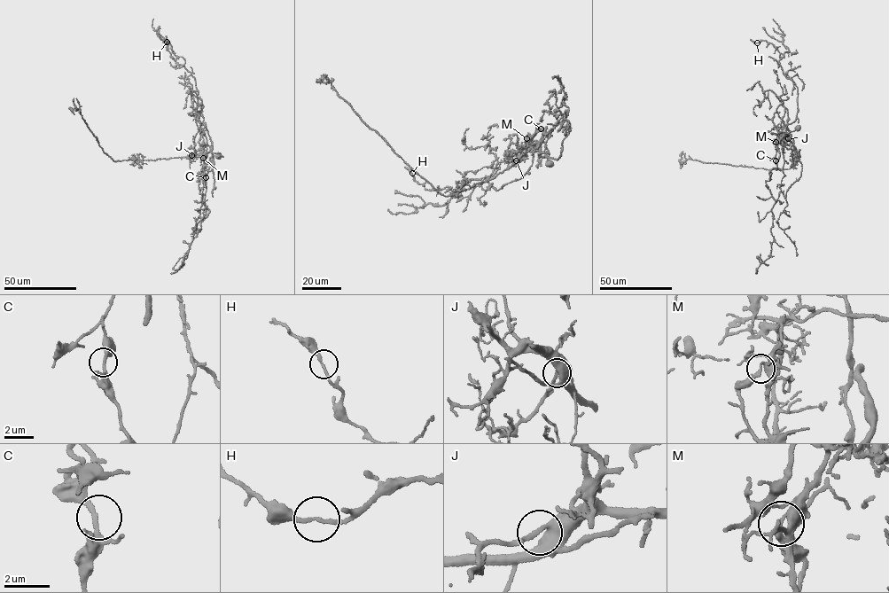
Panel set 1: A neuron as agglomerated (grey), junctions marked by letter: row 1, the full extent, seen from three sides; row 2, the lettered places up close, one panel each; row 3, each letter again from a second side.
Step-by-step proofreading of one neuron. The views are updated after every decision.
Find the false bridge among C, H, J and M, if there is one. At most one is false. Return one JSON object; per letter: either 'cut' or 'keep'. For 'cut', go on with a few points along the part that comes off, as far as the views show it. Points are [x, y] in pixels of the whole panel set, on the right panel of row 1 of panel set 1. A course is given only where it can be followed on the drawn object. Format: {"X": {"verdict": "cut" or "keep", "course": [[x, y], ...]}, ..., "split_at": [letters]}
{"C": {"verdict": "keep"}, "H": {"verdict": "keep"}, "J": {"verdict": "keep"}, "M": {"verdict": "cut", "course": [[775, 142], [780, 136], [795, 148], [797, 162], [789, 168], [757, 168], [689, 159], [682, 161], [681, 152]]}, "split_at": ["M"]}

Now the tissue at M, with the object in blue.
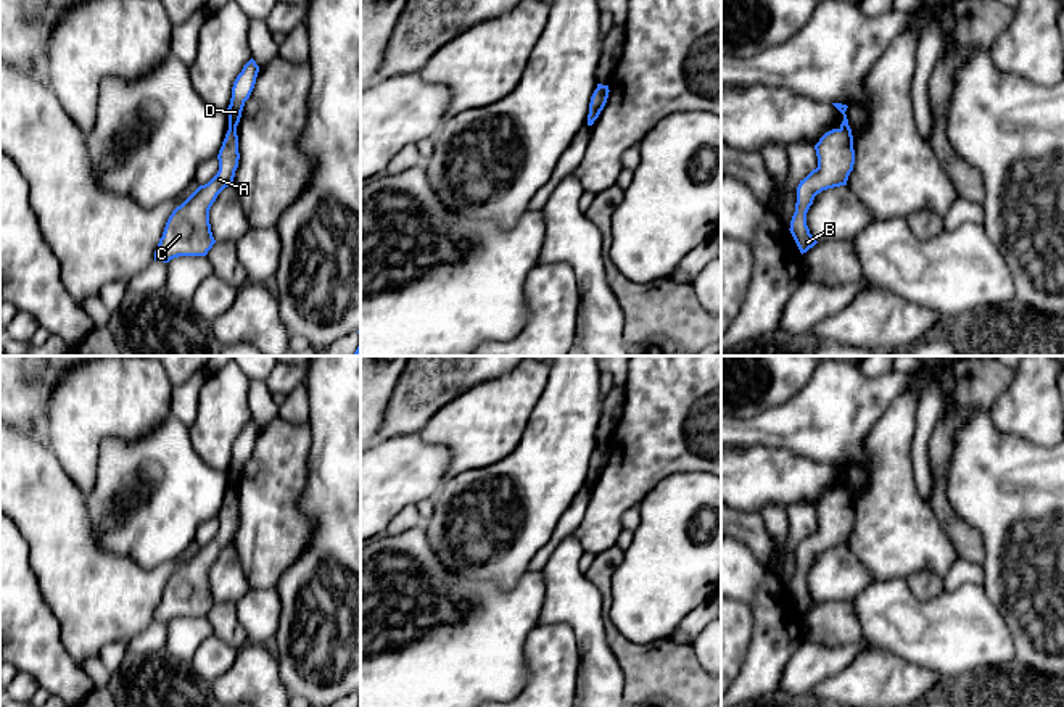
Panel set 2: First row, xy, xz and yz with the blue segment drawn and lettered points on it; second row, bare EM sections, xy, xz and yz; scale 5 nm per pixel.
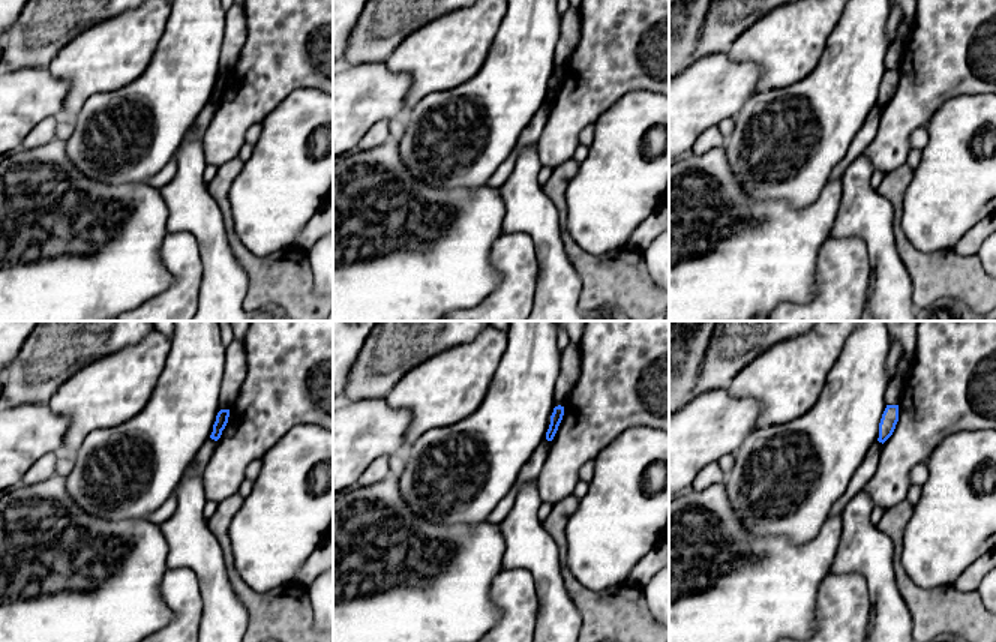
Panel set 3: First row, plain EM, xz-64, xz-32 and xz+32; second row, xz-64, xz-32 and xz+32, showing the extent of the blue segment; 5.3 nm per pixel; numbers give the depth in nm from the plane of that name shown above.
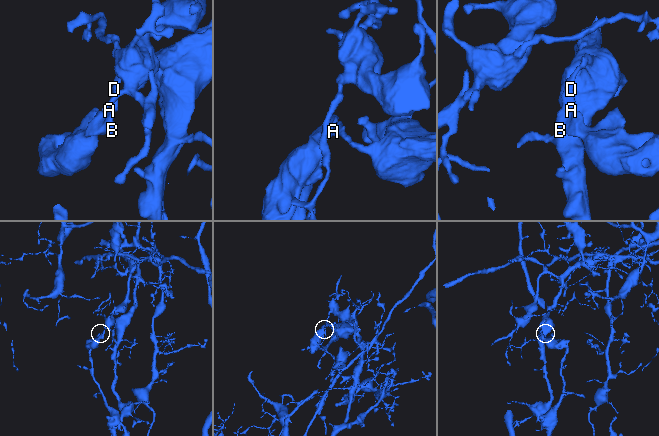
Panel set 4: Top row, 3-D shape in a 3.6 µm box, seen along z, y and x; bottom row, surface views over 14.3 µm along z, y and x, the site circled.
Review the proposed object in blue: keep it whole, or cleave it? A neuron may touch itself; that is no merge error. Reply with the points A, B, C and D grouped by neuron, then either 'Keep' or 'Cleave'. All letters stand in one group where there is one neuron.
Groups: A B C / D. Cleave

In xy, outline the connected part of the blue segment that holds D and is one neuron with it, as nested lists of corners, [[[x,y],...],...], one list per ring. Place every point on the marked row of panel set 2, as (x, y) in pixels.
[[[251,58],[241,69],[241,72],[237,76],[233,87],[232,87],[232,98],[229,105],[229,129],[237,129],[241,111],[245,106],[245,101],[250,98],[256,77],[259,72],[259,66]]]

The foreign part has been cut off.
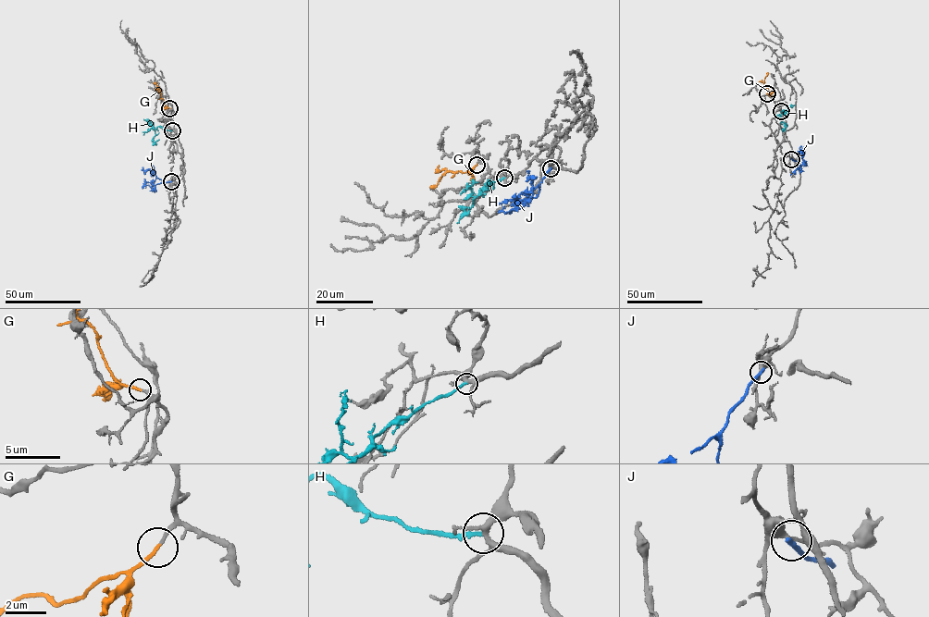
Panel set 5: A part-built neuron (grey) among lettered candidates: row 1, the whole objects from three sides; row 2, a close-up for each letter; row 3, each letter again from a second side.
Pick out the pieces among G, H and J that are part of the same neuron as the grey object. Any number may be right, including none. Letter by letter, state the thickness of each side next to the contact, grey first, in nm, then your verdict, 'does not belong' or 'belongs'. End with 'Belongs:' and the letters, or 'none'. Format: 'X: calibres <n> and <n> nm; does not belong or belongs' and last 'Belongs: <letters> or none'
G: calibres 150 and 180 nm; belongs
H: calibres 280 and 190 nm; does not belong
J: calibres 240 and 220 nm; does not belong
Belongs: G

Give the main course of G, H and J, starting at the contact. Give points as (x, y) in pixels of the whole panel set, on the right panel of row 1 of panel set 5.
G: (767, 94), (763, 82), (767, 74)
H: (781, 111), (786, 115), (785, 128), (782, 129), (786, 129)
J: (791, 159), (798, 161), (802, 157), (802, 151)

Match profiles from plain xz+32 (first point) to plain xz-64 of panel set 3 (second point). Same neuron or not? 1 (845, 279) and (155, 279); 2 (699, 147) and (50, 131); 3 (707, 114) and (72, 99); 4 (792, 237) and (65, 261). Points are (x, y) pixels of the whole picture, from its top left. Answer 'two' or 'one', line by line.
1: two
2: one
3: two
4: one

